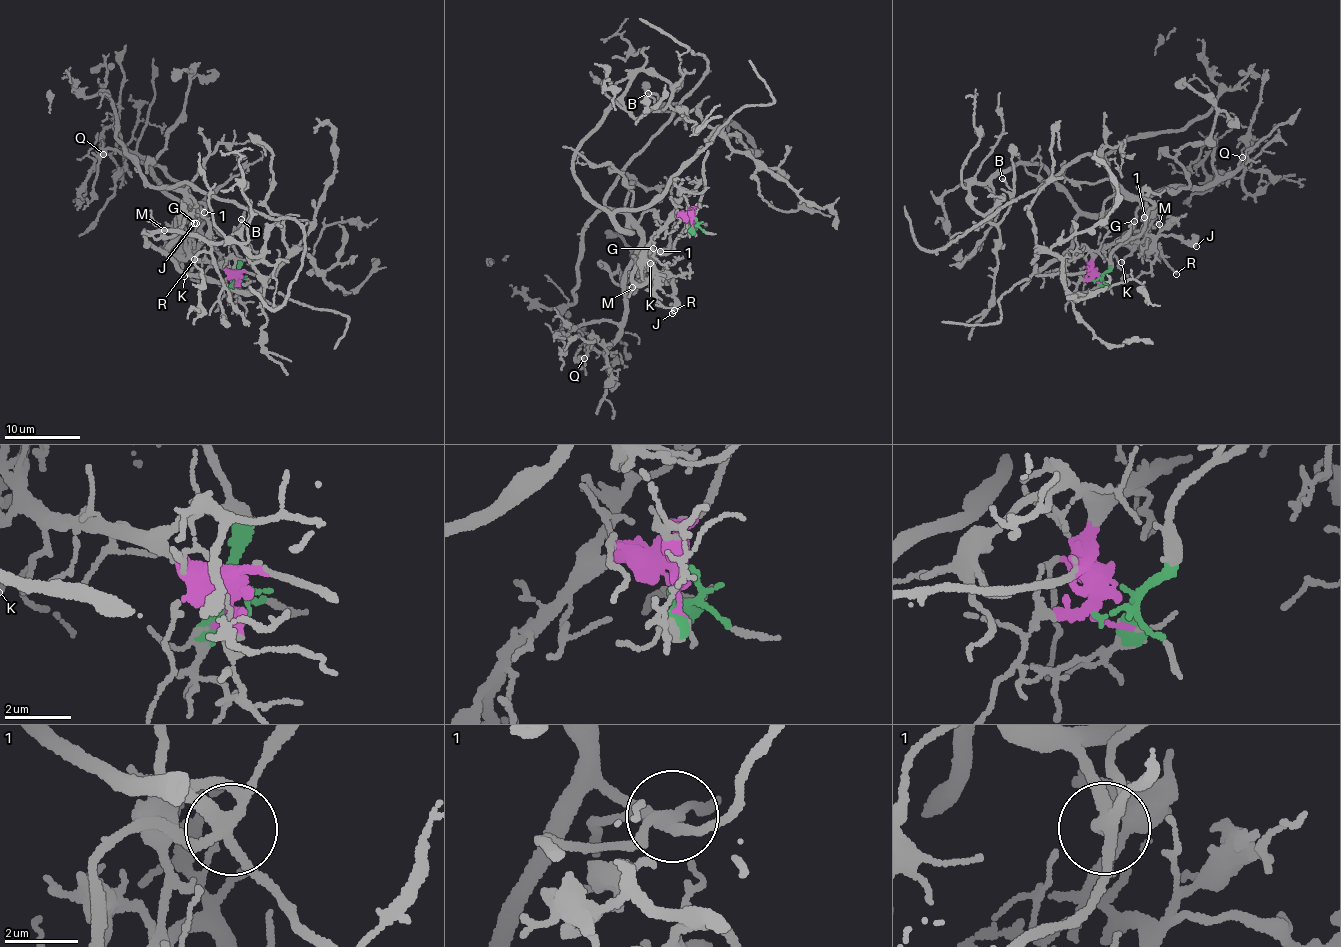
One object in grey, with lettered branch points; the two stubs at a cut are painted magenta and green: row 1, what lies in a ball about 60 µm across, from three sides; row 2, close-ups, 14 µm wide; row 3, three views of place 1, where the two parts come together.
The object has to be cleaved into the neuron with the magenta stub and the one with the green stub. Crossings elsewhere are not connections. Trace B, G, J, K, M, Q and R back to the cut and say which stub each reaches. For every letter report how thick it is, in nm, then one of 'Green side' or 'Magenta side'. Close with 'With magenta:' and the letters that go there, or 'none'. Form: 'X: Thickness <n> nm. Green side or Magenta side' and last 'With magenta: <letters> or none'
B: Thickness 130 nm. Green side
G: Thickness 120 nm. Magenta side
J: Thickness 160 nm. Magenta side
K: Thickness 80 nm. Magenta side
M: Thickness 120 nm. Magenta side
Q: Thickness 140 nm. Green side
R: Thickness 150 nm. Magenta side
With magenta: G, J, K, M, R

